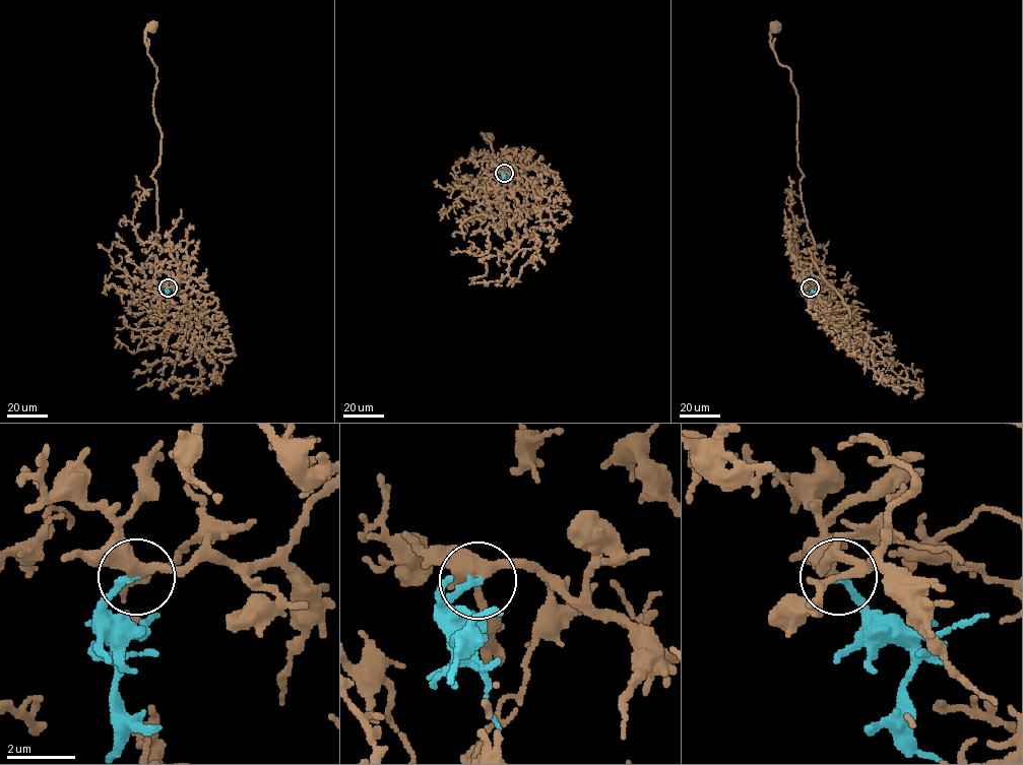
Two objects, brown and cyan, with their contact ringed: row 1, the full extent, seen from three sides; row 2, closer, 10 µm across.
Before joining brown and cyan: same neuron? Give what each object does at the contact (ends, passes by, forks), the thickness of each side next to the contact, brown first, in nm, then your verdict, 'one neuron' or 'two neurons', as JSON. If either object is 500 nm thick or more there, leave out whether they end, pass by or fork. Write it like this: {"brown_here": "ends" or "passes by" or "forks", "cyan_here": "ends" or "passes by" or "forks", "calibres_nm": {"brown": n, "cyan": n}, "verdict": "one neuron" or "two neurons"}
{"brown_here": "passes by", "cyan_here": "ends", "calibres_nm": {"brown": 360, "cyan": 200}, "verdict": "one neuron"}

